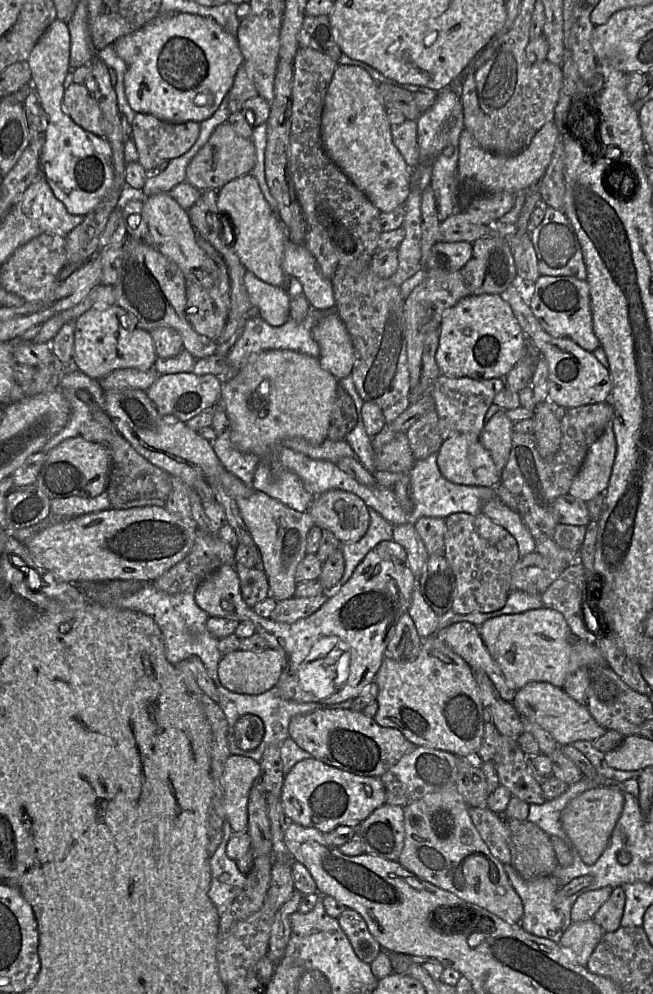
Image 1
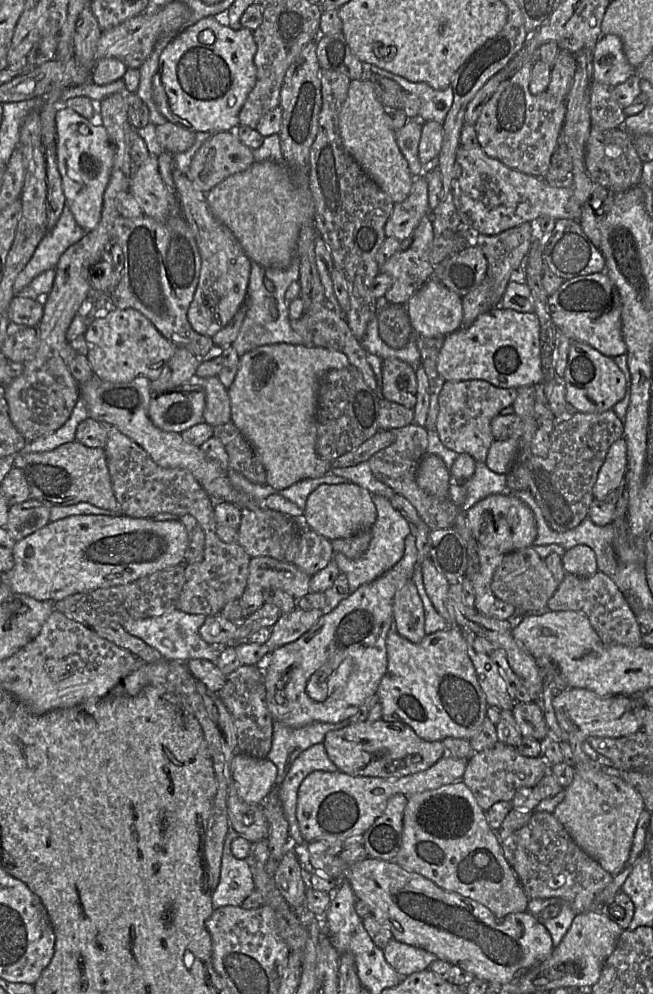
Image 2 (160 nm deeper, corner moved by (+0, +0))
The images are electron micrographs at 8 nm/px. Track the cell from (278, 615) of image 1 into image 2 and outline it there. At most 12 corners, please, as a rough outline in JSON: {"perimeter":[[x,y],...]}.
{"perimeter":[[323,610],[282,613],[266,642],[269,654],[314,626]]}

